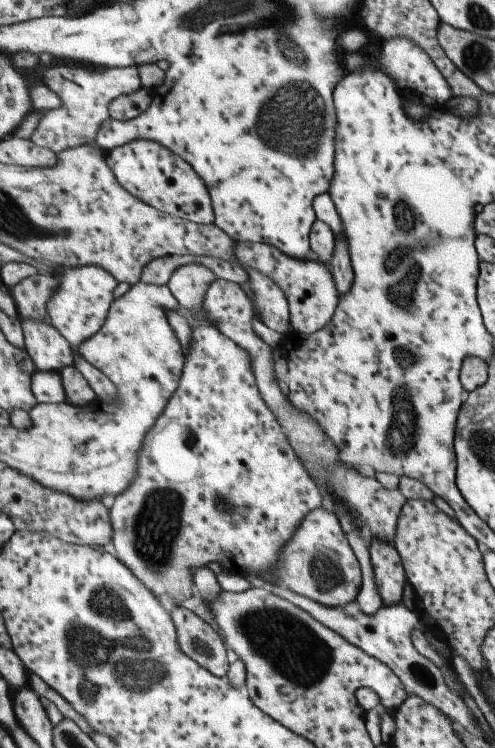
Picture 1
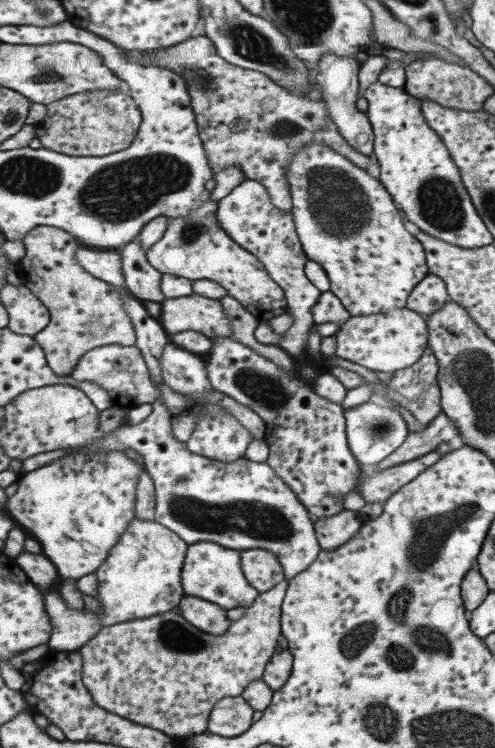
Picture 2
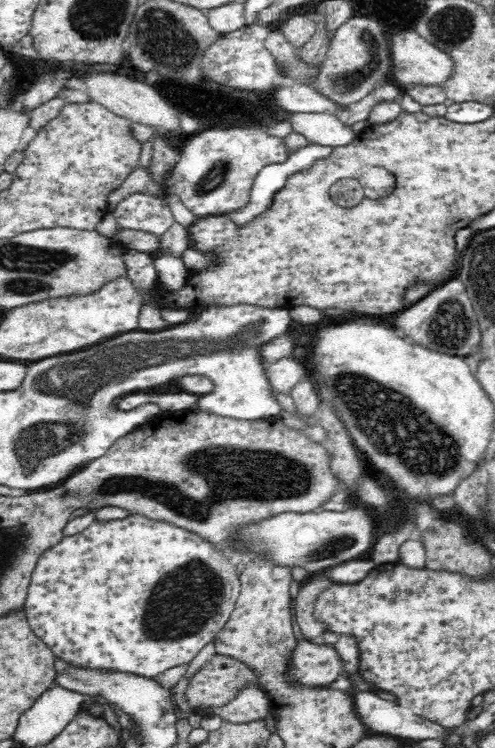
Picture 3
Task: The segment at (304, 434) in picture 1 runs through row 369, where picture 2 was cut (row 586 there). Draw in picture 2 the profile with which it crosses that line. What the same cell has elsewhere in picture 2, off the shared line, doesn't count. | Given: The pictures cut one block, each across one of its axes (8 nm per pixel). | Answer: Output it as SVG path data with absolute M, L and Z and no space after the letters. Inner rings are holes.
M253 548L242 551L243 569L247 580L260 593L267 592L287 580L285 568L271 550Z

